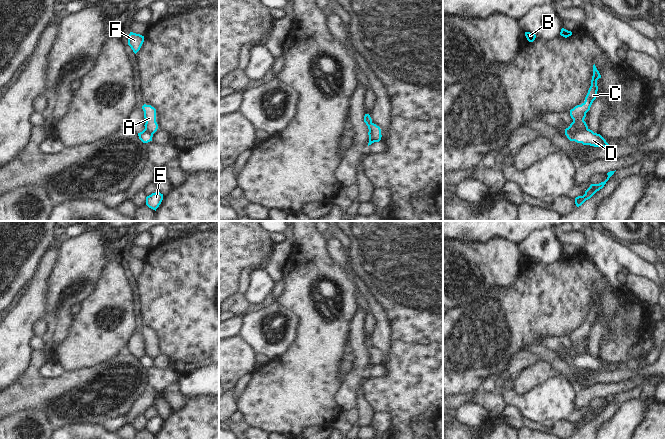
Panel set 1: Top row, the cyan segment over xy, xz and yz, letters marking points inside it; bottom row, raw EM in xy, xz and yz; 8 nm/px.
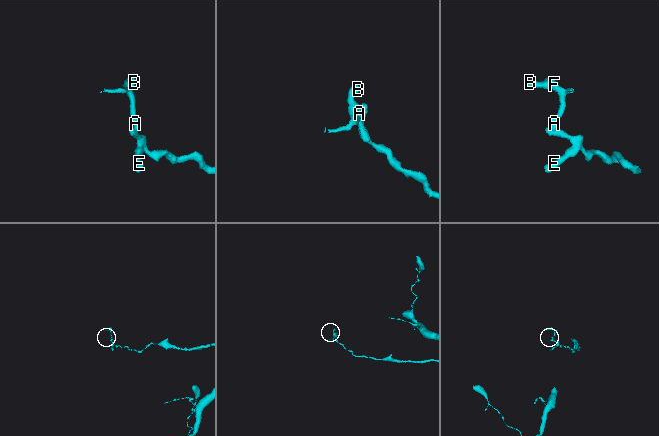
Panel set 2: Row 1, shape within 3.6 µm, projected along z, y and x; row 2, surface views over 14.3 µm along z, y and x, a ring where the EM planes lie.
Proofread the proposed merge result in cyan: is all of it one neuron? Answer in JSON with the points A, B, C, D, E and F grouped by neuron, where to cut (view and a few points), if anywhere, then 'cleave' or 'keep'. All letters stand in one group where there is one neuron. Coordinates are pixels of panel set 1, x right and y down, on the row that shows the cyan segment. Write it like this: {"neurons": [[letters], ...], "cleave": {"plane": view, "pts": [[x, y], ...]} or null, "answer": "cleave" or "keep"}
{"neurons": [["A", "B", "C", "F"], ["D", "E"]], "cleave": {"plane": "yz", "pts": [[587, 127], [581, 130], [568, 129]]}, "answer": "cleave"}

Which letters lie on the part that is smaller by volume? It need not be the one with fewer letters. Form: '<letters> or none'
A, B, C, F

